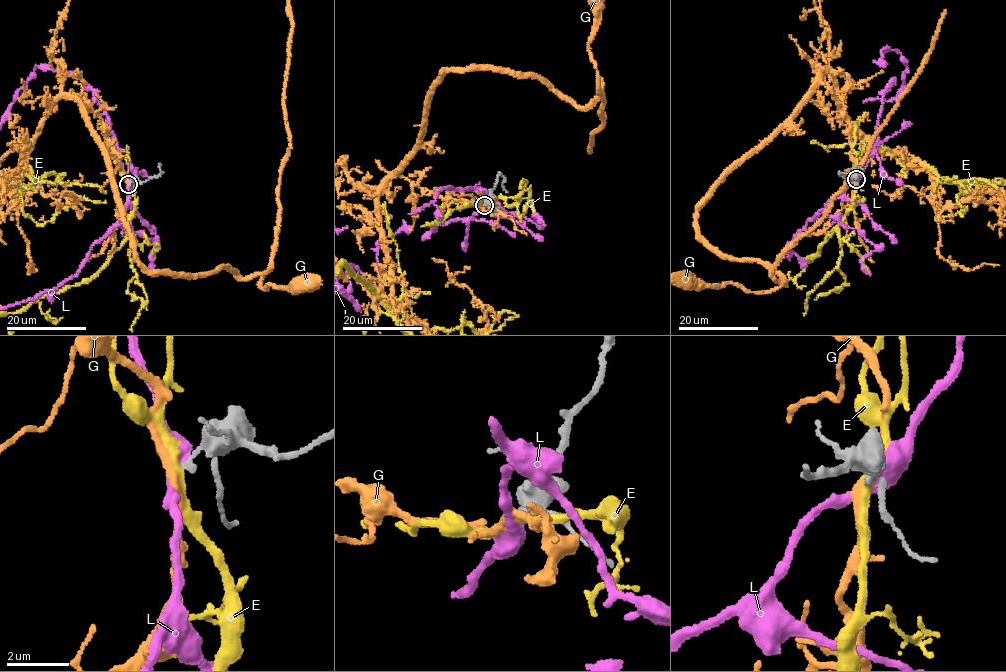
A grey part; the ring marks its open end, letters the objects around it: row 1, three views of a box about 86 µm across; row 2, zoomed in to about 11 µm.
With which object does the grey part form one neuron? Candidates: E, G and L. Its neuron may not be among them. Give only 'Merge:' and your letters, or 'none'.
Merge: none

